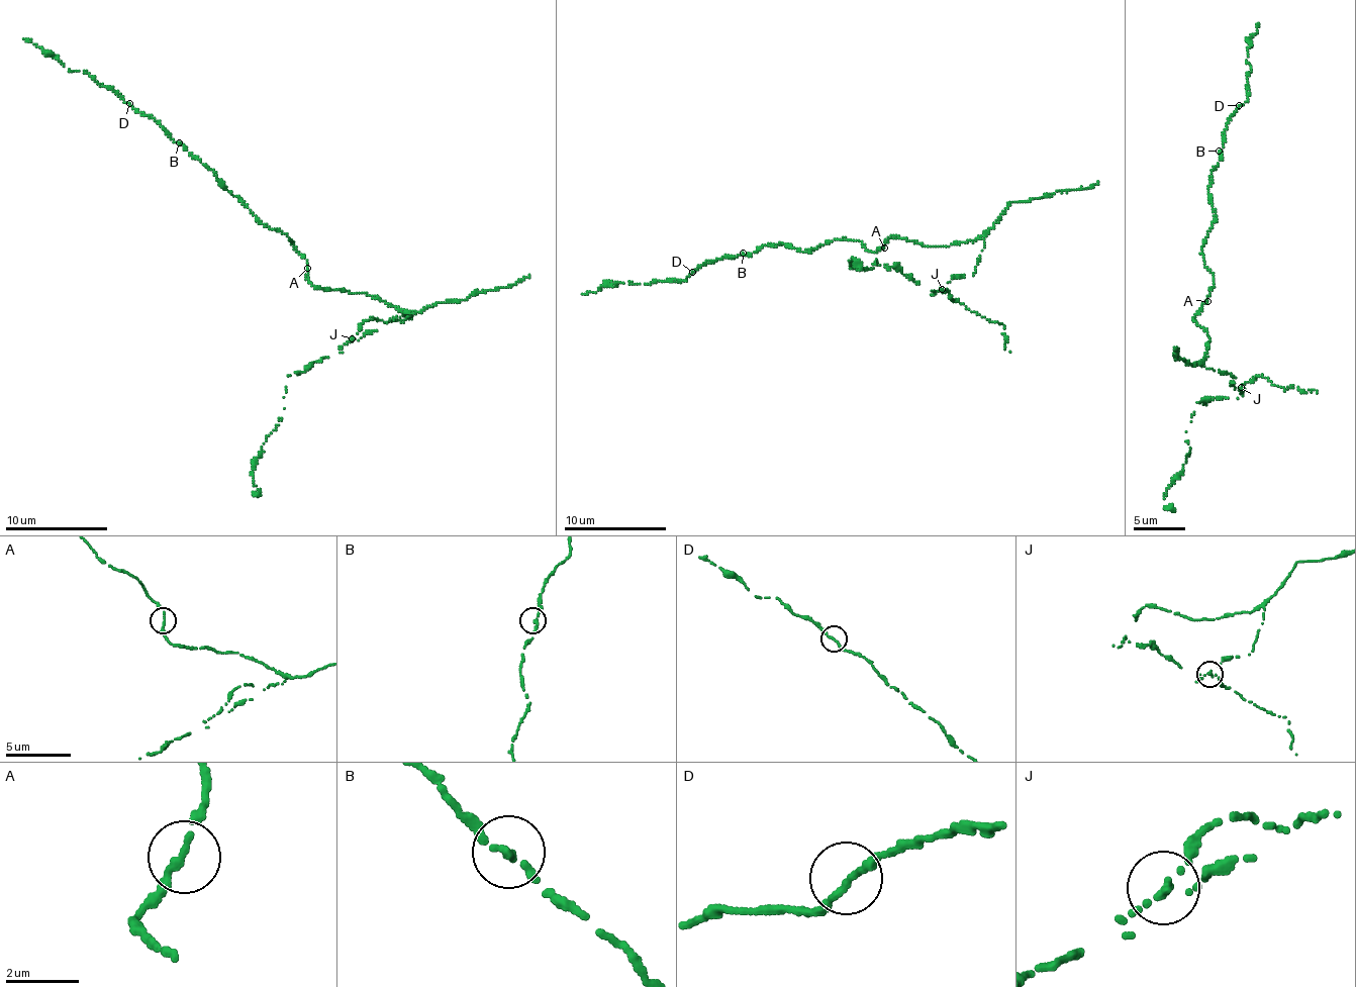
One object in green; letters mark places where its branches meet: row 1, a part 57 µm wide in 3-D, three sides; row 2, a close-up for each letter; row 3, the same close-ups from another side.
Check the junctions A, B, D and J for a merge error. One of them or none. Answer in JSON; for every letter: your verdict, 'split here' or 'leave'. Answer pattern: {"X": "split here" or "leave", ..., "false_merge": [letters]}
{"A": "leave", "B": "leave", "D": "leave", "J": "split here", "false_merge": ["J"]}

